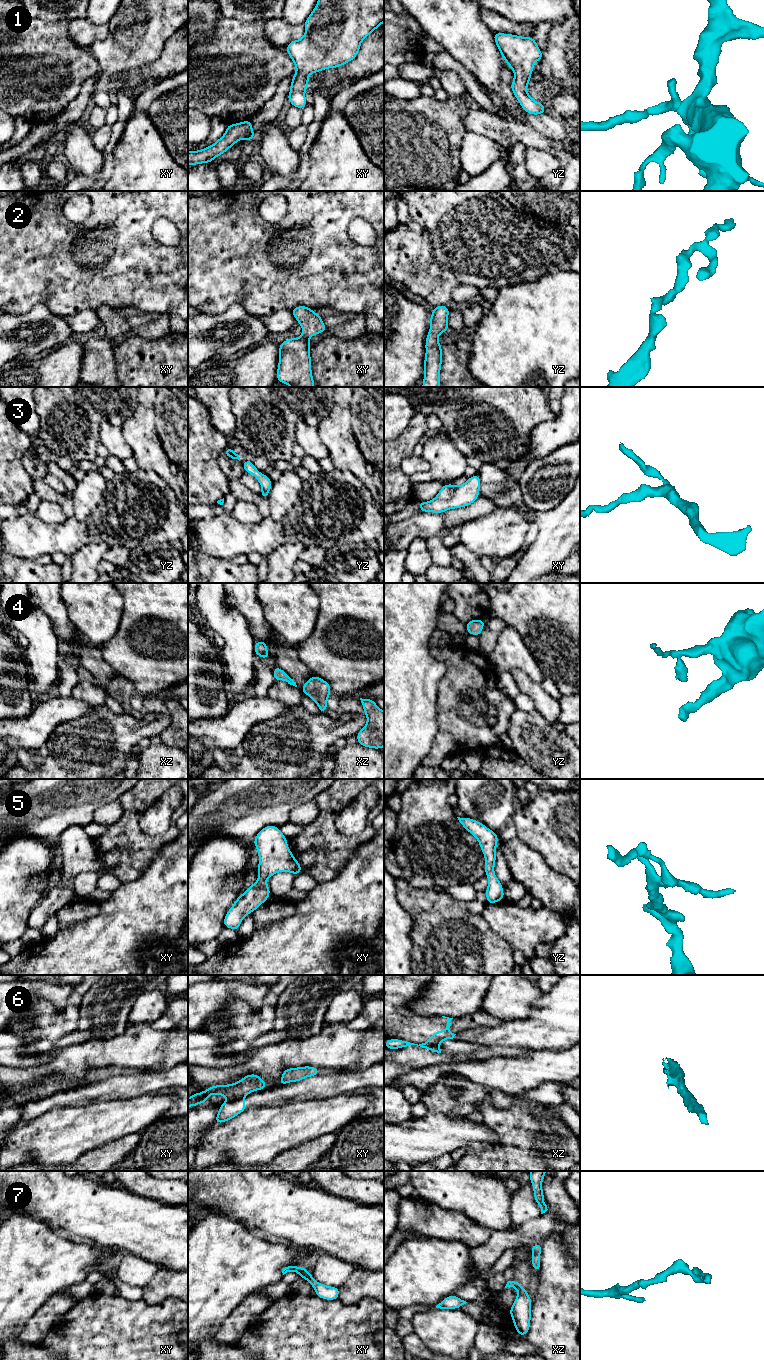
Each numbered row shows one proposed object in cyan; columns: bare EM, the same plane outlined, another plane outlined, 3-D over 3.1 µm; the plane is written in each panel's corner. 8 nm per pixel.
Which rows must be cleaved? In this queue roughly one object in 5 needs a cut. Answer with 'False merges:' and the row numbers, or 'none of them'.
False merges: 6

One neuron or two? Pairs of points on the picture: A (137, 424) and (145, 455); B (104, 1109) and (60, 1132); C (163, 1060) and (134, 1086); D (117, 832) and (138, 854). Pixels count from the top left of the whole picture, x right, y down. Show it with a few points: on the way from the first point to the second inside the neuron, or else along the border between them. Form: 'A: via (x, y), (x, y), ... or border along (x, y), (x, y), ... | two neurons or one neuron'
A: via (139, 432), (145, 447) | one neuron
B: via (93, 1120), (85, 1128), (71, 1131) | one neuron
C: border along (173, 1066), (145, 1073) | two neurons
D: via (122, 837), (133, 849) | one neuron

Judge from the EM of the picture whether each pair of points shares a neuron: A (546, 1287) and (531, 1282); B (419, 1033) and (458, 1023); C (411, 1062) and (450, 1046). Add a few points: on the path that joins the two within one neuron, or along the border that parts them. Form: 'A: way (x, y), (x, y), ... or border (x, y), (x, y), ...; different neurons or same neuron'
A: border (539, 1272), (537, 1294), (532, 1301); different neurons
B: way (429, 1032), (438, 1028), (448, 1027); same neuron
C: border (441, 1052), (445, 1055); different neurons

